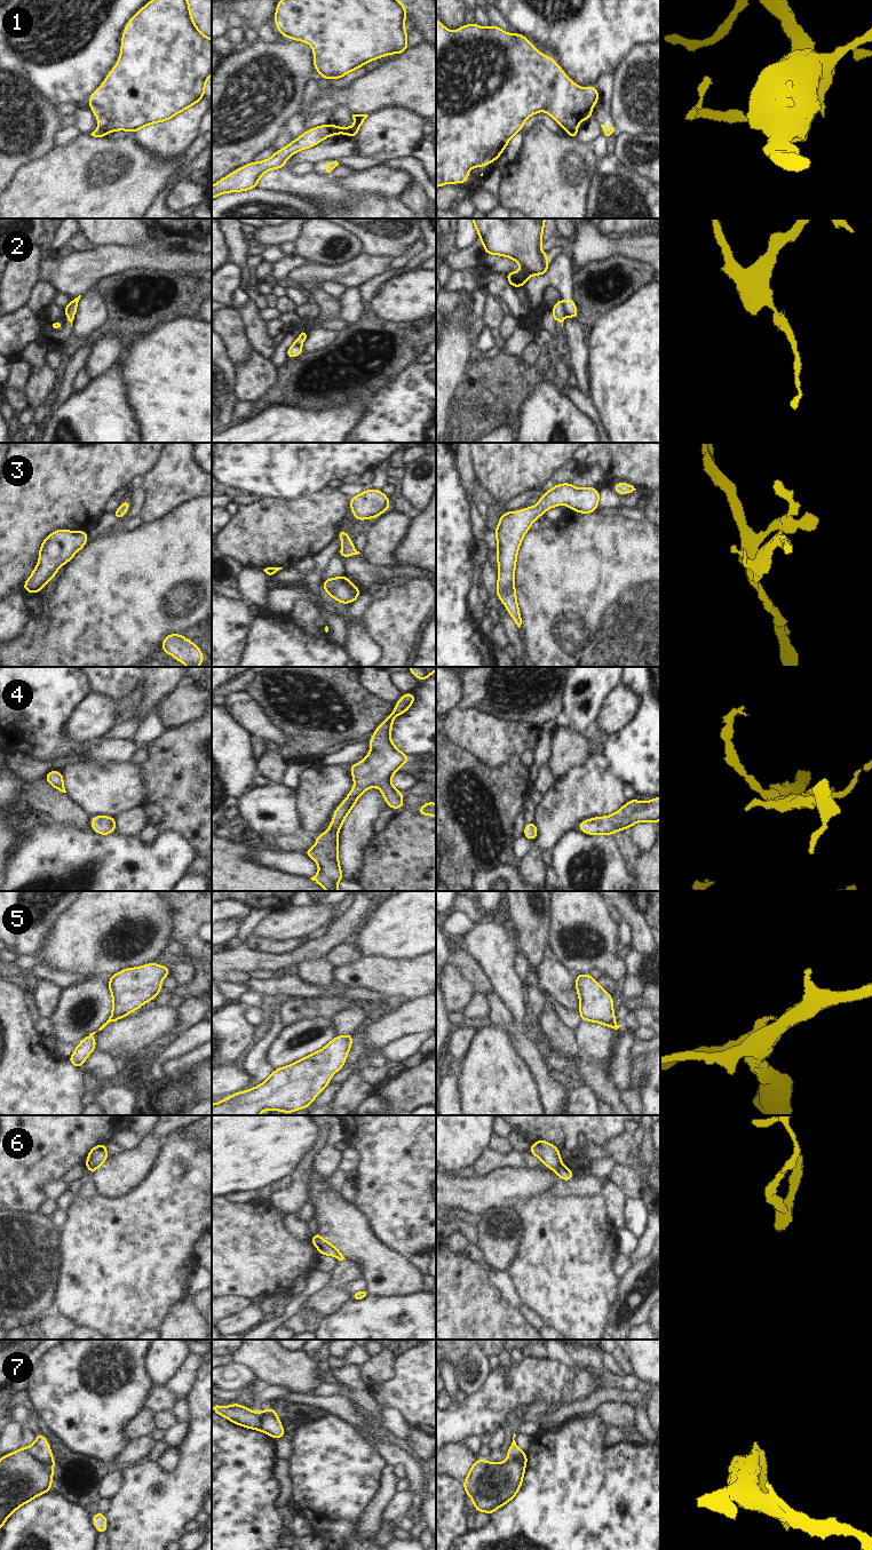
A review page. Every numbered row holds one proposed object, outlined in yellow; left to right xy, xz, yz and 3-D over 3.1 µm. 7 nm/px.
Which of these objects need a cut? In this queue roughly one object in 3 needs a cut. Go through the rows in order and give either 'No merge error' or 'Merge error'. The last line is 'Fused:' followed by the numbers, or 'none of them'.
1: Merge error
2: Merge error
3: No merge error
4: No merge error
5: Merge error
6: Merge error
7: Merge error
Fused: 1, 2, 5, 6, 7

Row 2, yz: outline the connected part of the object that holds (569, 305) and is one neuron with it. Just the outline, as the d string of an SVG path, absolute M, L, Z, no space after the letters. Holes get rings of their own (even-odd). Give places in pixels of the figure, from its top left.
M571 297L566 301L562 300L562 302L563 302L563 308L565 310L565 313L573 319L578 319L578 311L577 311L574 300Z

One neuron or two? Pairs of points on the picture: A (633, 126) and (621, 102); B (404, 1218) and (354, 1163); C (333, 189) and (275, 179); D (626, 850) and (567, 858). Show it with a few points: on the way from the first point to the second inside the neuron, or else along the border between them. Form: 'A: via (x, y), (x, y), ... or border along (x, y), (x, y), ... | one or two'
A: via (633, 120), (633, 113), (627, 108) | one
B: border along (354, 1146), (361, 1157), (361, 1163), (357, 1169) | two
C: via (318, 189), (290, 183) | one
D: border along (612, 835), (626, 861), (627, 868), (633, 874) | two

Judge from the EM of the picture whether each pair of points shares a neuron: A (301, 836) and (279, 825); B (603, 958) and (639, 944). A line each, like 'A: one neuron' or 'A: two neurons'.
A: two neurons
B: two neurons

